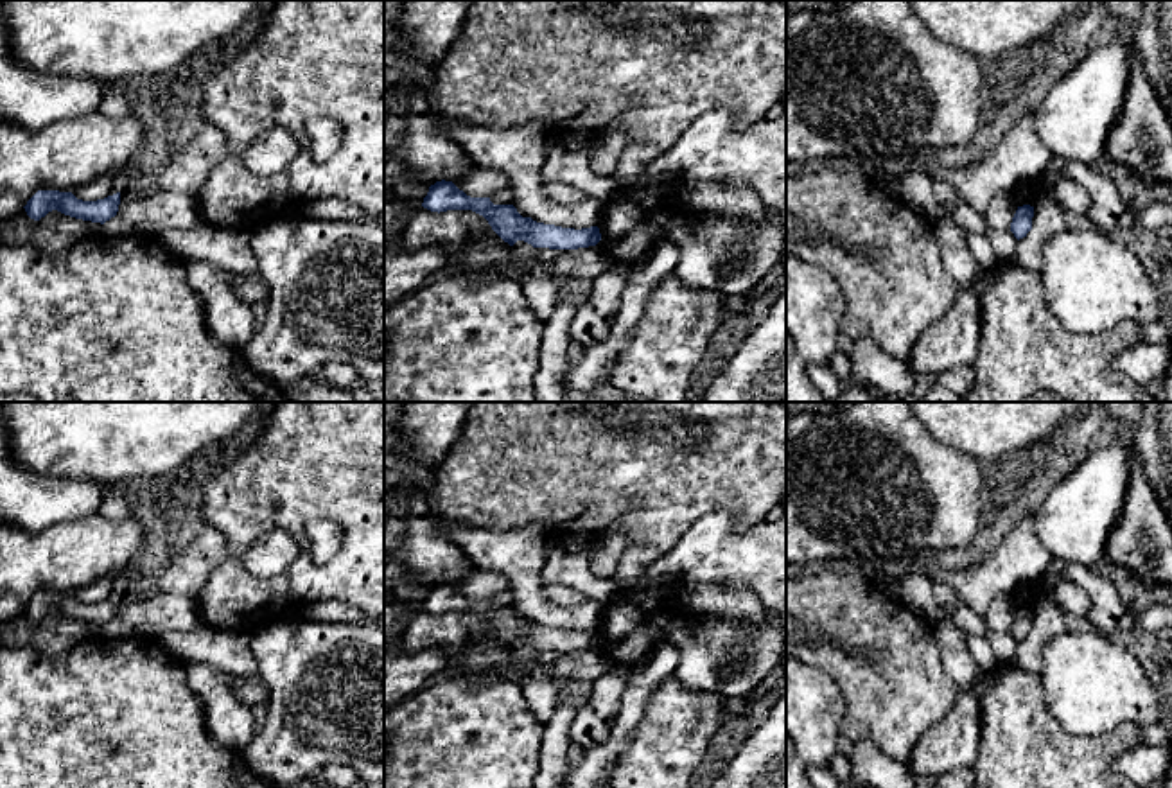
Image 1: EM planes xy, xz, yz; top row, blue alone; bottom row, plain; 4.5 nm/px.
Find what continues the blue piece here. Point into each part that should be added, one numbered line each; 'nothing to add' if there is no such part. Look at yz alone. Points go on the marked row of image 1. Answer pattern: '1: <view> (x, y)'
nothing to add

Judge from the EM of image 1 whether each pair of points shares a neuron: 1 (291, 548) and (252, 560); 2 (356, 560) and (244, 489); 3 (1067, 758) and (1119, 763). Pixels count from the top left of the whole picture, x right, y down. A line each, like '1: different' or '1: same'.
1: same
2: same
3: different

